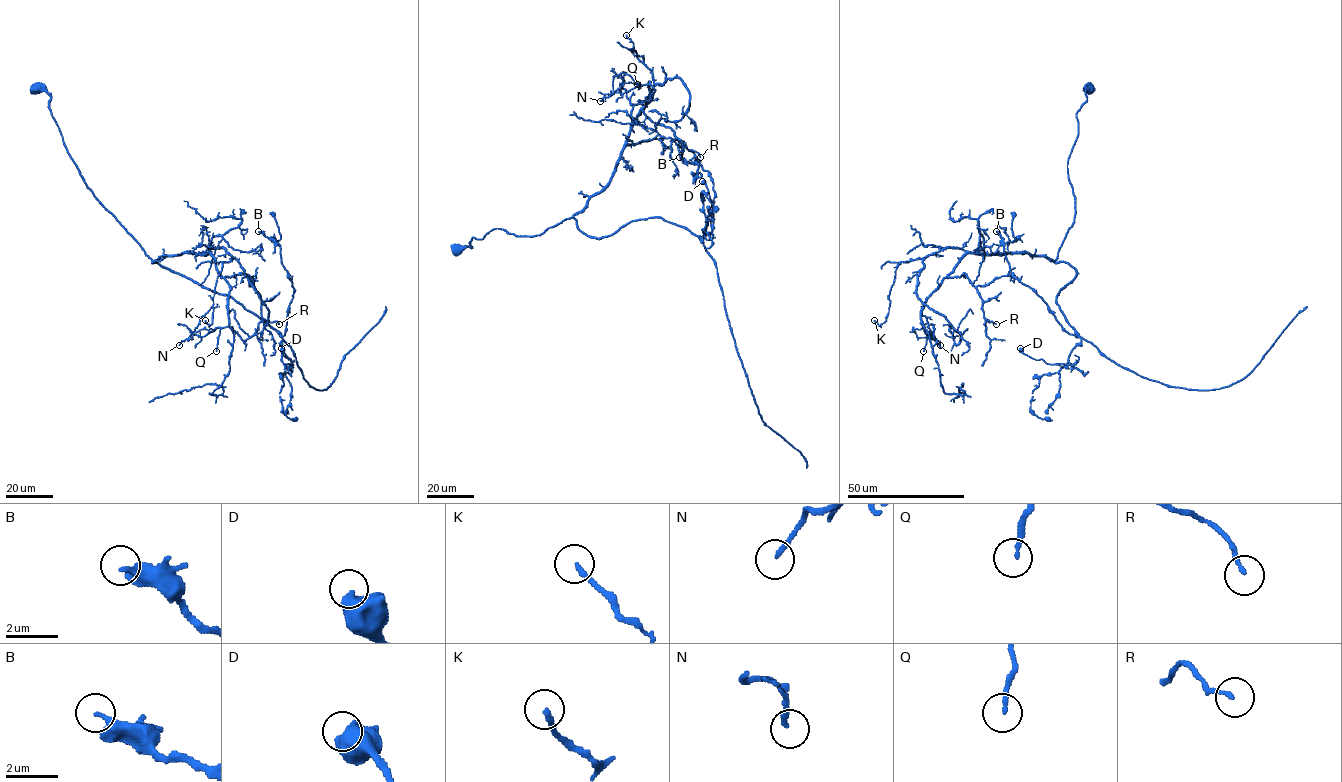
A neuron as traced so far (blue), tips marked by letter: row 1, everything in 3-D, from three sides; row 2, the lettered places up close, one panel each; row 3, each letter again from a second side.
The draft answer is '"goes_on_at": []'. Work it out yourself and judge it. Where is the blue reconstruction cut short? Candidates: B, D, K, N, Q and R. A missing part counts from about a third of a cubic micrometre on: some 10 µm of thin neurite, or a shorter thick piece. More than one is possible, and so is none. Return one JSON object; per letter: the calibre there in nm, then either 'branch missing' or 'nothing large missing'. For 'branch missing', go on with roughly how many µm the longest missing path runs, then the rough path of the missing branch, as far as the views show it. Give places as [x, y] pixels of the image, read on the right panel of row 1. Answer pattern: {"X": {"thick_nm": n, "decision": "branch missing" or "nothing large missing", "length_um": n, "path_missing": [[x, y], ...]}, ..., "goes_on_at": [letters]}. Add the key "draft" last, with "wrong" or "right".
{"B": {"thick_nm": 300, "decision": "nothing large missing"}, "D": {"thick_nm": 550, "decision": "nothing large missing"}, "K": {"thick_nm": 200, "decision": "nothing large missing"}, "N": {"thick_nm": 200, "decision": "nothing large missing"}, "Q": {"thick_nm": 160, "decision": "nothing large missing"}, "R": {"thick_nm": 140, "decision": "nothing large missing"}, "goes_on_at": [], "draft": "right"}

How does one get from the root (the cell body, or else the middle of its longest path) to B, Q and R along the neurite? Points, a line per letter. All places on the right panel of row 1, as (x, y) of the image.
B: (1088, 89), (1067, 165), (1074, 222), (1055, 261), (1077, 271), (1056, 298), (1076, 335), (1014, 276), (996, 231)
Q: (1088, 89), (1067, 165), (1074, 222), (1057, 258), (967, 253), (927, 298), (923, 351)
R: (1088, 89), (1067, 165), (1074, 222), (1057, 258), (967, 253), (949, 275), (966, 275), (984, 317), (996, 324)

